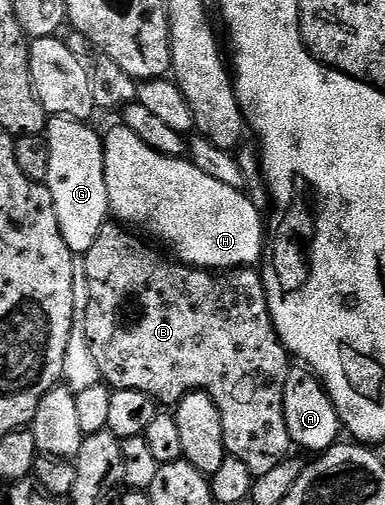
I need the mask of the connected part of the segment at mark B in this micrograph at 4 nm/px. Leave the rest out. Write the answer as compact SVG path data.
M107 223L104 227L100 227L100 235L96 235L96 243L92 243L90 250L84 254L88 291L90 292L88 307L84 314L86 338L88 339L88 347L92 351L92 359L98 368L99 378L114 389L144 391L144 395L154 398L155 401L166 407L177 406L178 400L189 393L206 393L214 400L222 416L224 447L227 454L240 459L240 463L244 463L244 467L248 467L248 471L253 473L255 477L268 475L268 471L272 471L272 467L287 460L292 452L288 427L284 423L284 383L292 368L292 358L283 347L282 341L274 329L274 321L270 318L270 308L261 272L254 267L243 267L229 271L196 269L183 265L181 261L171 259L169 256L166 256L167 258L161 257L156 250L149 249L141 241L141 239L143 240L141 236L138 238L133 235L138 236L121 224Z

